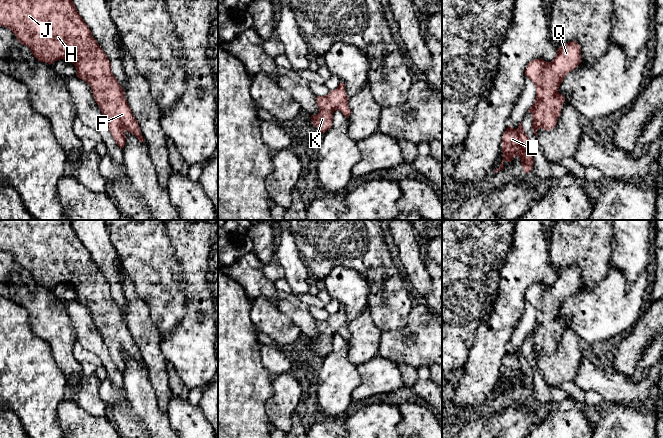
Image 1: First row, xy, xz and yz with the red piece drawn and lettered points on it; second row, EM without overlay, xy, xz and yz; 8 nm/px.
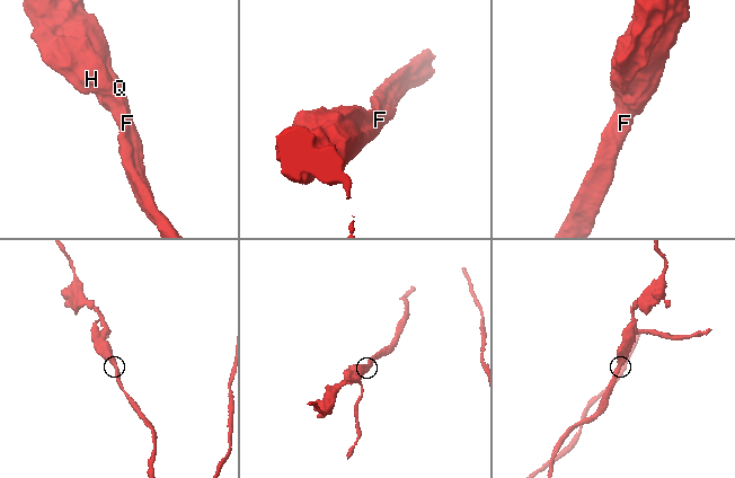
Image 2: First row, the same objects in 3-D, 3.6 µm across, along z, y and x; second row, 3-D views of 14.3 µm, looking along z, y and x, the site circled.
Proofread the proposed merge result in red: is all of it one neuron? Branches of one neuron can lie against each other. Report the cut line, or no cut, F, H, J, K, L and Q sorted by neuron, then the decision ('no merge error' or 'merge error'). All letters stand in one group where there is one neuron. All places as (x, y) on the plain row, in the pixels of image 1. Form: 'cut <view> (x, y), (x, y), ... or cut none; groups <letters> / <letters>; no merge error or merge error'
cut none; groups F H J K L Q; no merge error

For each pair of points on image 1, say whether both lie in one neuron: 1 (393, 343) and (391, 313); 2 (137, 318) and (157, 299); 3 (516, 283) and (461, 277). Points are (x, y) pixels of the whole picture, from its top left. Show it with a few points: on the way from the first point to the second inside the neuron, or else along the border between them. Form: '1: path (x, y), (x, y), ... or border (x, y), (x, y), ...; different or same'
1: border (409, 313), (408, 320), (404, 325), (382, 332); different
2: border (135, 287), (157, 329); different
3: border (507, 259), (500, 271), (499, 293), (494, 304); different

